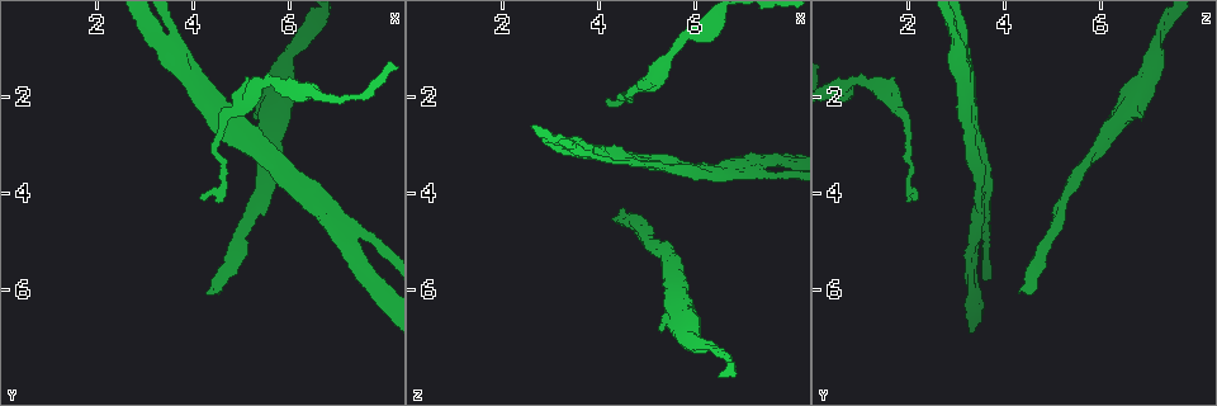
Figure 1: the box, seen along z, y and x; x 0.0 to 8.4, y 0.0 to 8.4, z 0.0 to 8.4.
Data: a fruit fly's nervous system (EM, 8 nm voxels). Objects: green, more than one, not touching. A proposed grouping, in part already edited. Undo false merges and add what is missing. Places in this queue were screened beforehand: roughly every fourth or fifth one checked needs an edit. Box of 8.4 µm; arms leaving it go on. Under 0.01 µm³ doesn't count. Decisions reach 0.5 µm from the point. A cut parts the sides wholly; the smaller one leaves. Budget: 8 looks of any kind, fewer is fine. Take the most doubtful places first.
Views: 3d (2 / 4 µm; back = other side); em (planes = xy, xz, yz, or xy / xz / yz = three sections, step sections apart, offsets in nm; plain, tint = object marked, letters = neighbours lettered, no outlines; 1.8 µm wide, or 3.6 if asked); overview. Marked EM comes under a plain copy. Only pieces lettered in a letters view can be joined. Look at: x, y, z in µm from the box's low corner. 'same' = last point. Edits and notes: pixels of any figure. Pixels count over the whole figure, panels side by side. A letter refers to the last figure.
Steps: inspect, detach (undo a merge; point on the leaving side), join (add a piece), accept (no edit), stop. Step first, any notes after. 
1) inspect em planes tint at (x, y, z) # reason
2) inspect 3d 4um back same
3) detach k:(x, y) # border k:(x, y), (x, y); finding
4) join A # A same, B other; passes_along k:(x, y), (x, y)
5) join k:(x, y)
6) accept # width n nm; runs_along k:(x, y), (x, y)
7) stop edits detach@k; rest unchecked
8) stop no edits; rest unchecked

inspect 3d 4um at (5.30, 2.45, 6.85) # free end

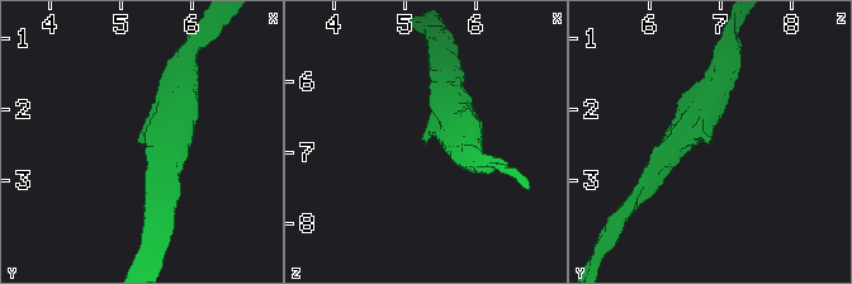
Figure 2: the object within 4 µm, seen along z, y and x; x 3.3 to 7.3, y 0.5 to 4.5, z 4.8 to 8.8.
inspect em xy step 16 letters at (5.30, 2.45, 6.85)

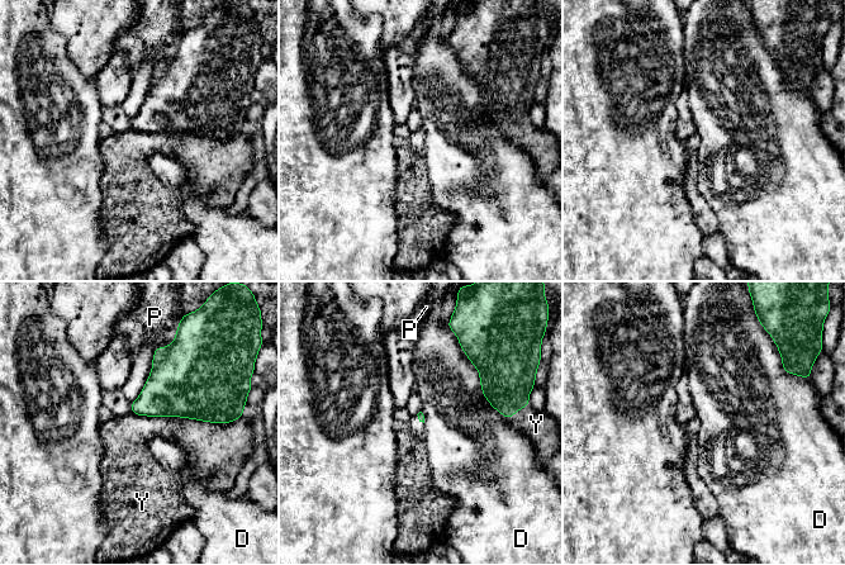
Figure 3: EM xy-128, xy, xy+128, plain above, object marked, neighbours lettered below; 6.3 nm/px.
accept # D other, P other, Y other; border 3:(459, 345), (484, 398), (507, 418); no lettered piece goes on from it

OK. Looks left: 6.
inspect em xz step 4 letters at (4.75, 2.75, 3.35) # branch point

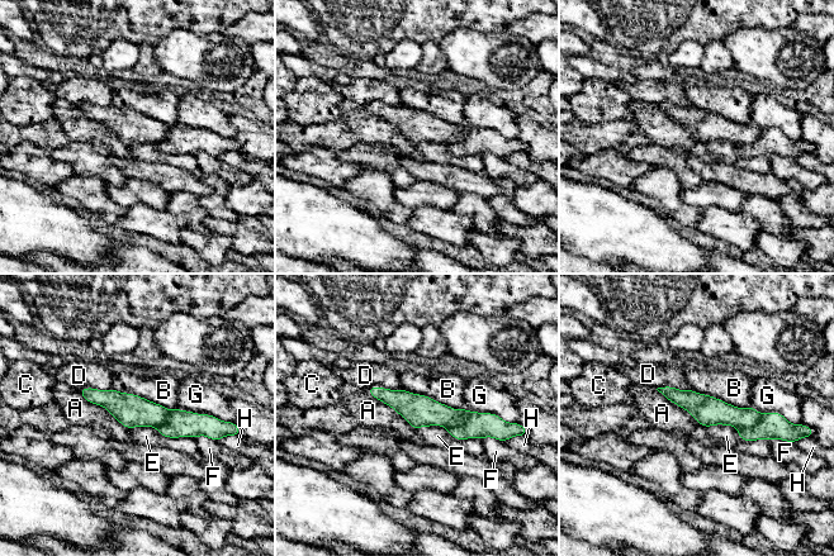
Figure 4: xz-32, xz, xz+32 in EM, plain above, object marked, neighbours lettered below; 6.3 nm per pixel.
detach 4:(477, 424) # A other, B other, C other, D other, E other, F other, G other, H other; a second neuron is stuck on

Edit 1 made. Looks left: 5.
inspect overview # redraw

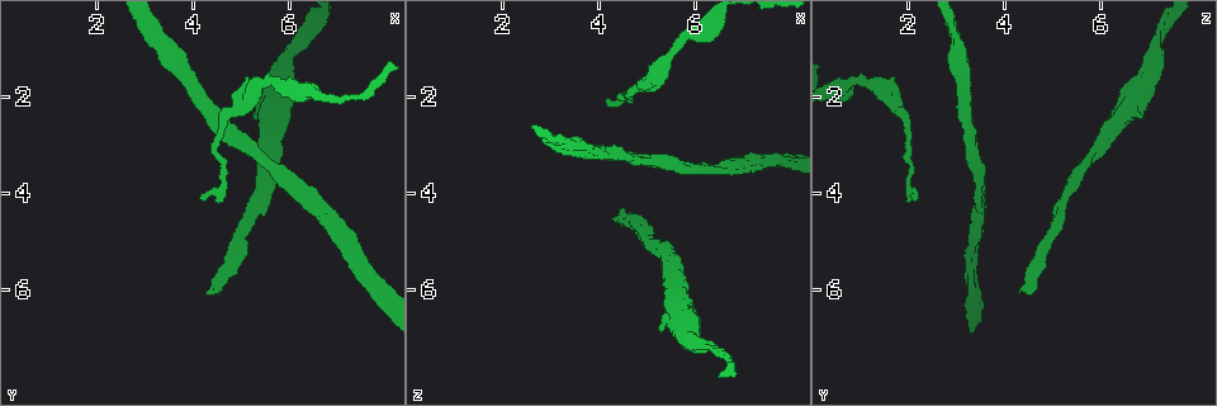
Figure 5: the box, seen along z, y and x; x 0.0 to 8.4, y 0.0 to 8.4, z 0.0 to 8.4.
inspect em planes letters at (4.15, 4.05, 2.10) # thin end

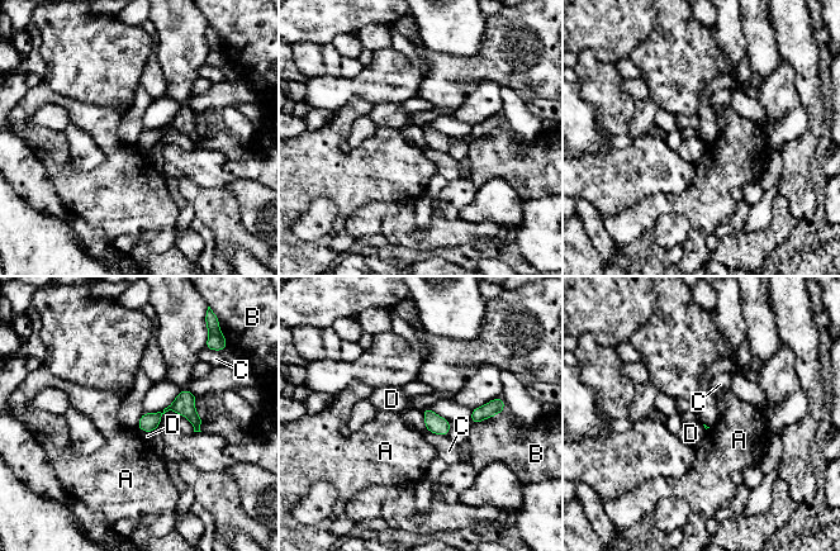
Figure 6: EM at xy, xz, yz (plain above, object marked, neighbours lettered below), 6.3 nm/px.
accept # A other, B other, C other, D other; runs_along 6:(198, 421), (167, 408), (141, 424); none of them fits

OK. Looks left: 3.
stop edits detach@4; rest unchecked

